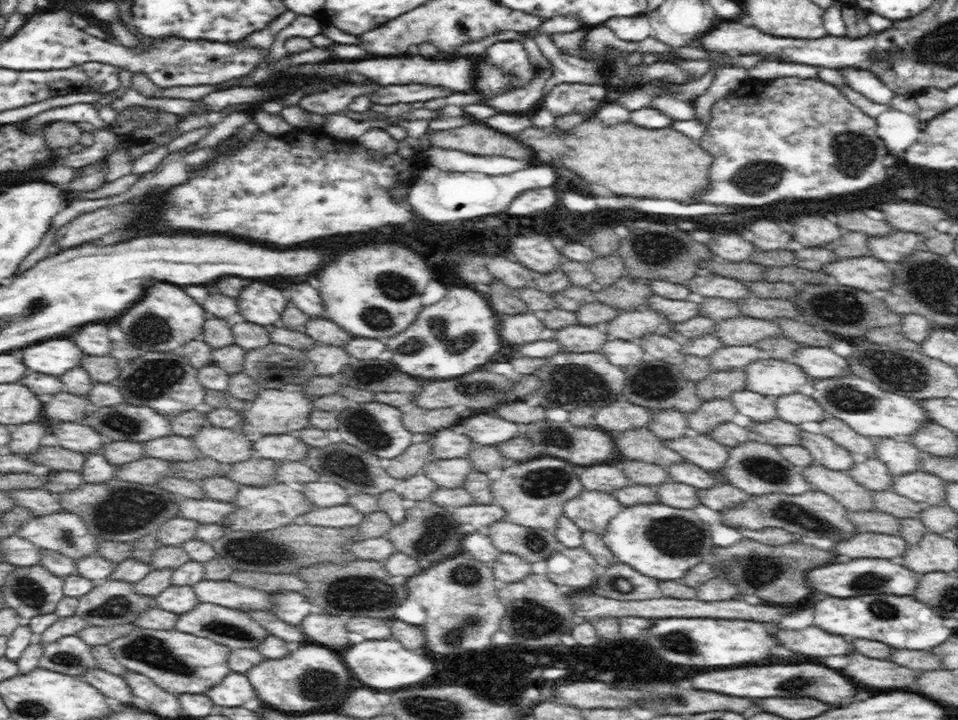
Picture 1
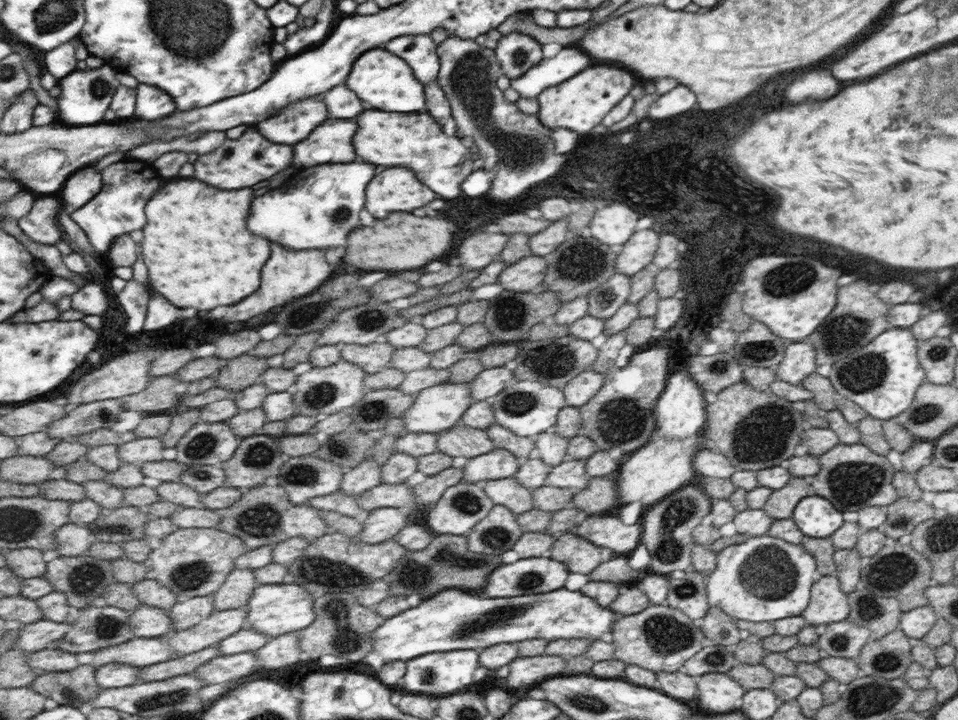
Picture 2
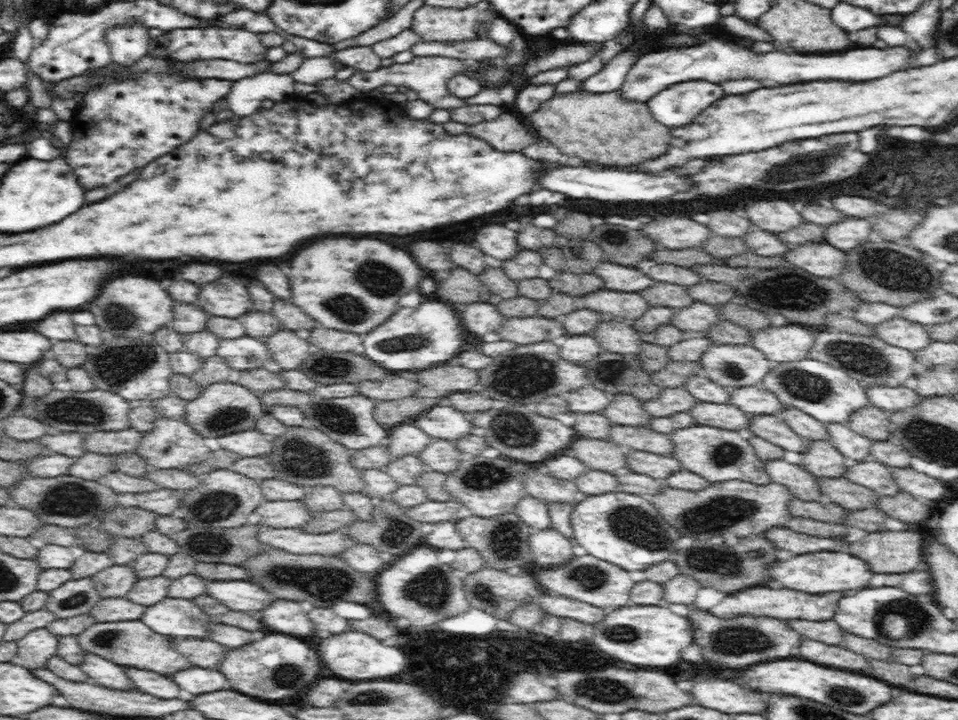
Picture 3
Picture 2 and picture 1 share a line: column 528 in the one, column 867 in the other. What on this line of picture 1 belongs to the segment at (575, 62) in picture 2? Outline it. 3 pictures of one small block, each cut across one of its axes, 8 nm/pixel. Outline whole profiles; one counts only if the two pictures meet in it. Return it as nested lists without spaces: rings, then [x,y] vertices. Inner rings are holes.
[[[835,69],[842,75],[845,84],[859,94],[866,96],[875,104],[890,104],[895,93],[890,90],[874,73],[862,69]]]

